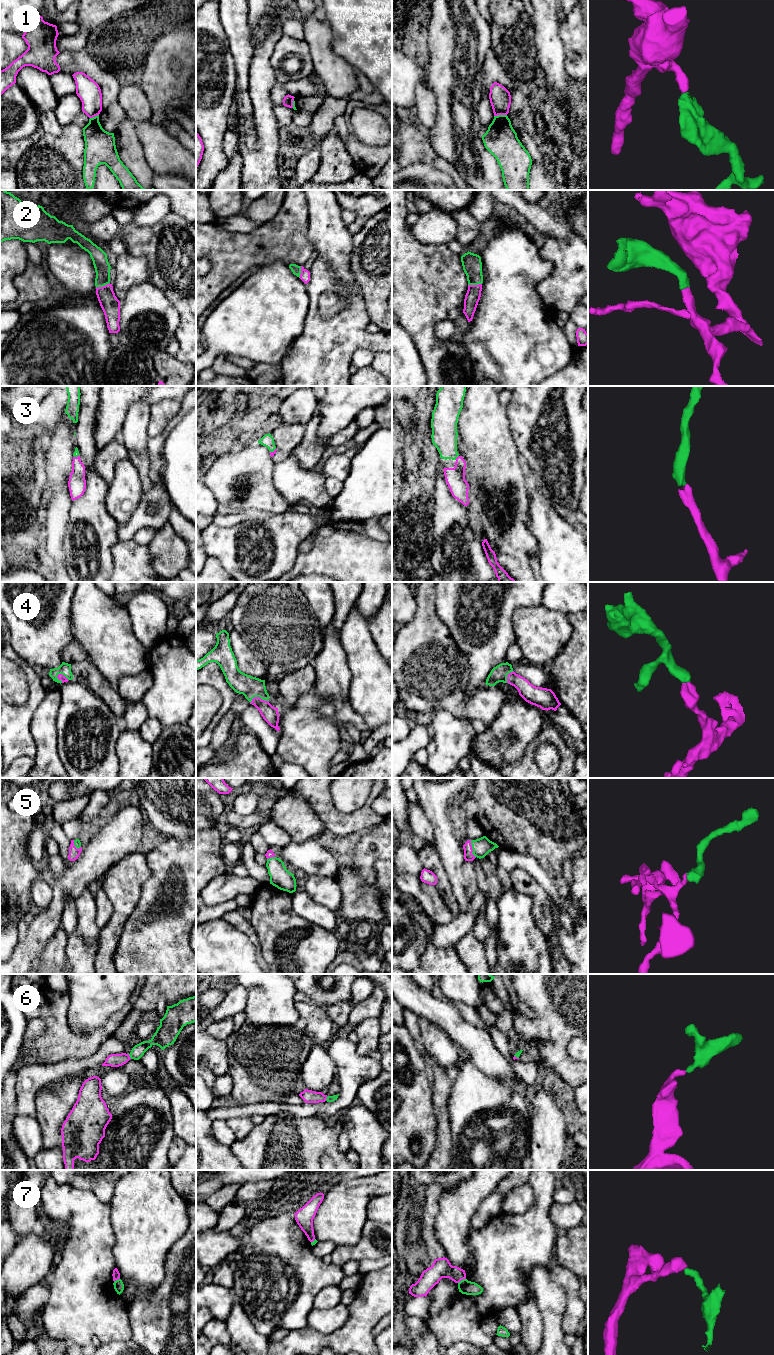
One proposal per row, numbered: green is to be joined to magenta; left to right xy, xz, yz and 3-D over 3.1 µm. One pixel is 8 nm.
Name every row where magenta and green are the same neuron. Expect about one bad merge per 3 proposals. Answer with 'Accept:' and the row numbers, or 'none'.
Accept: 2, 3, 4, 5, 6

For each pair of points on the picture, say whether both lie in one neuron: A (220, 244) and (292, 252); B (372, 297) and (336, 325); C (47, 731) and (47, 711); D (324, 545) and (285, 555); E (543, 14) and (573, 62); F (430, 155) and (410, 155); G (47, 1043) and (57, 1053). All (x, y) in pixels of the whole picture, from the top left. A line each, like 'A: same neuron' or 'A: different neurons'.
A: same neuron
B: different neurons
C: same neuron
D: different neurons
E: different neurons
F: same neuron
G: same neuron

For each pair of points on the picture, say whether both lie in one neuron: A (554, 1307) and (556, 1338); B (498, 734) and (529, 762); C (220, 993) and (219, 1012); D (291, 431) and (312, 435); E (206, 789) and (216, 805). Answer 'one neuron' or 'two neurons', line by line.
A: one neuron
B: two neurons
C: two neurons
D: two neurons
E: one neuron

